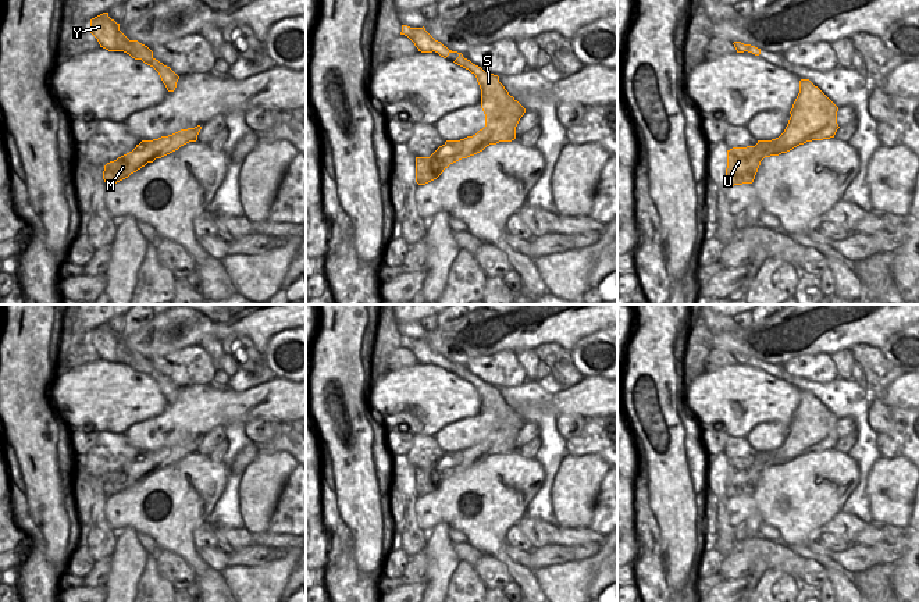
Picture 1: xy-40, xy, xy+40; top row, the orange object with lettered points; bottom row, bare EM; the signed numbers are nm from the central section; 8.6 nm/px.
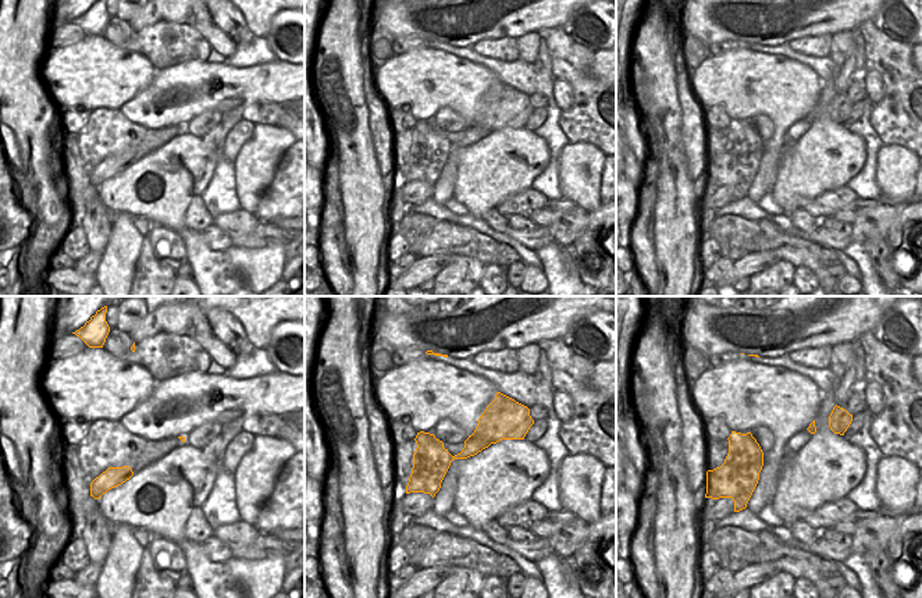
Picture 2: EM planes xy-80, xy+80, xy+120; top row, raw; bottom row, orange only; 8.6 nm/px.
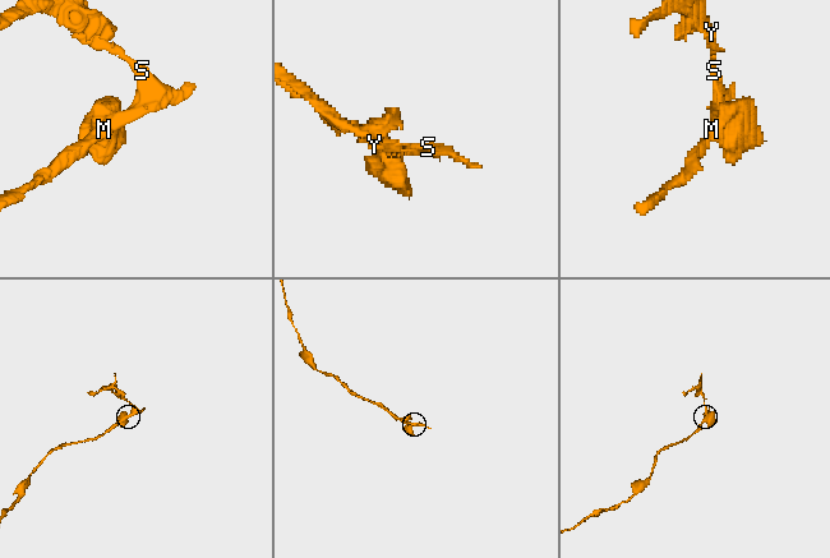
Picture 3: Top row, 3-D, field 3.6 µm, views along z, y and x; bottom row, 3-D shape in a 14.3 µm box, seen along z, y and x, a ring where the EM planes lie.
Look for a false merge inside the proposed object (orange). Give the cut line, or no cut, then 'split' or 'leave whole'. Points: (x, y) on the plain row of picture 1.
cut xy+40 (754, 458), (752, 465), (763, 469); split

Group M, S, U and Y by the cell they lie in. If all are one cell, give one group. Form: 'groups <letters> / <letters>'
groups M S Y / U

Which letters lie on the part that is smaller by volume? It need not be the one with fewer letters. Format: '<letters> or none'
U.

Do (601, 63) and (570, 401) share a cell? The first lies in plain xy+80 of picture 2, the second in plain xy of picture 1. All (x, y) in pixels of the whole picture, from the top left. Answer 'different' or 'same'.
same

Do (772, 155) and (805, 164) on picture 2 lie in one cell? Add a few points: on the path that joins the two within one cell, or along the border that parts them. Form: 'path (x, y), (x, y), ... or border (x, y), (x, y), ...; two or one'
border (785, 153), (772, 188); two

